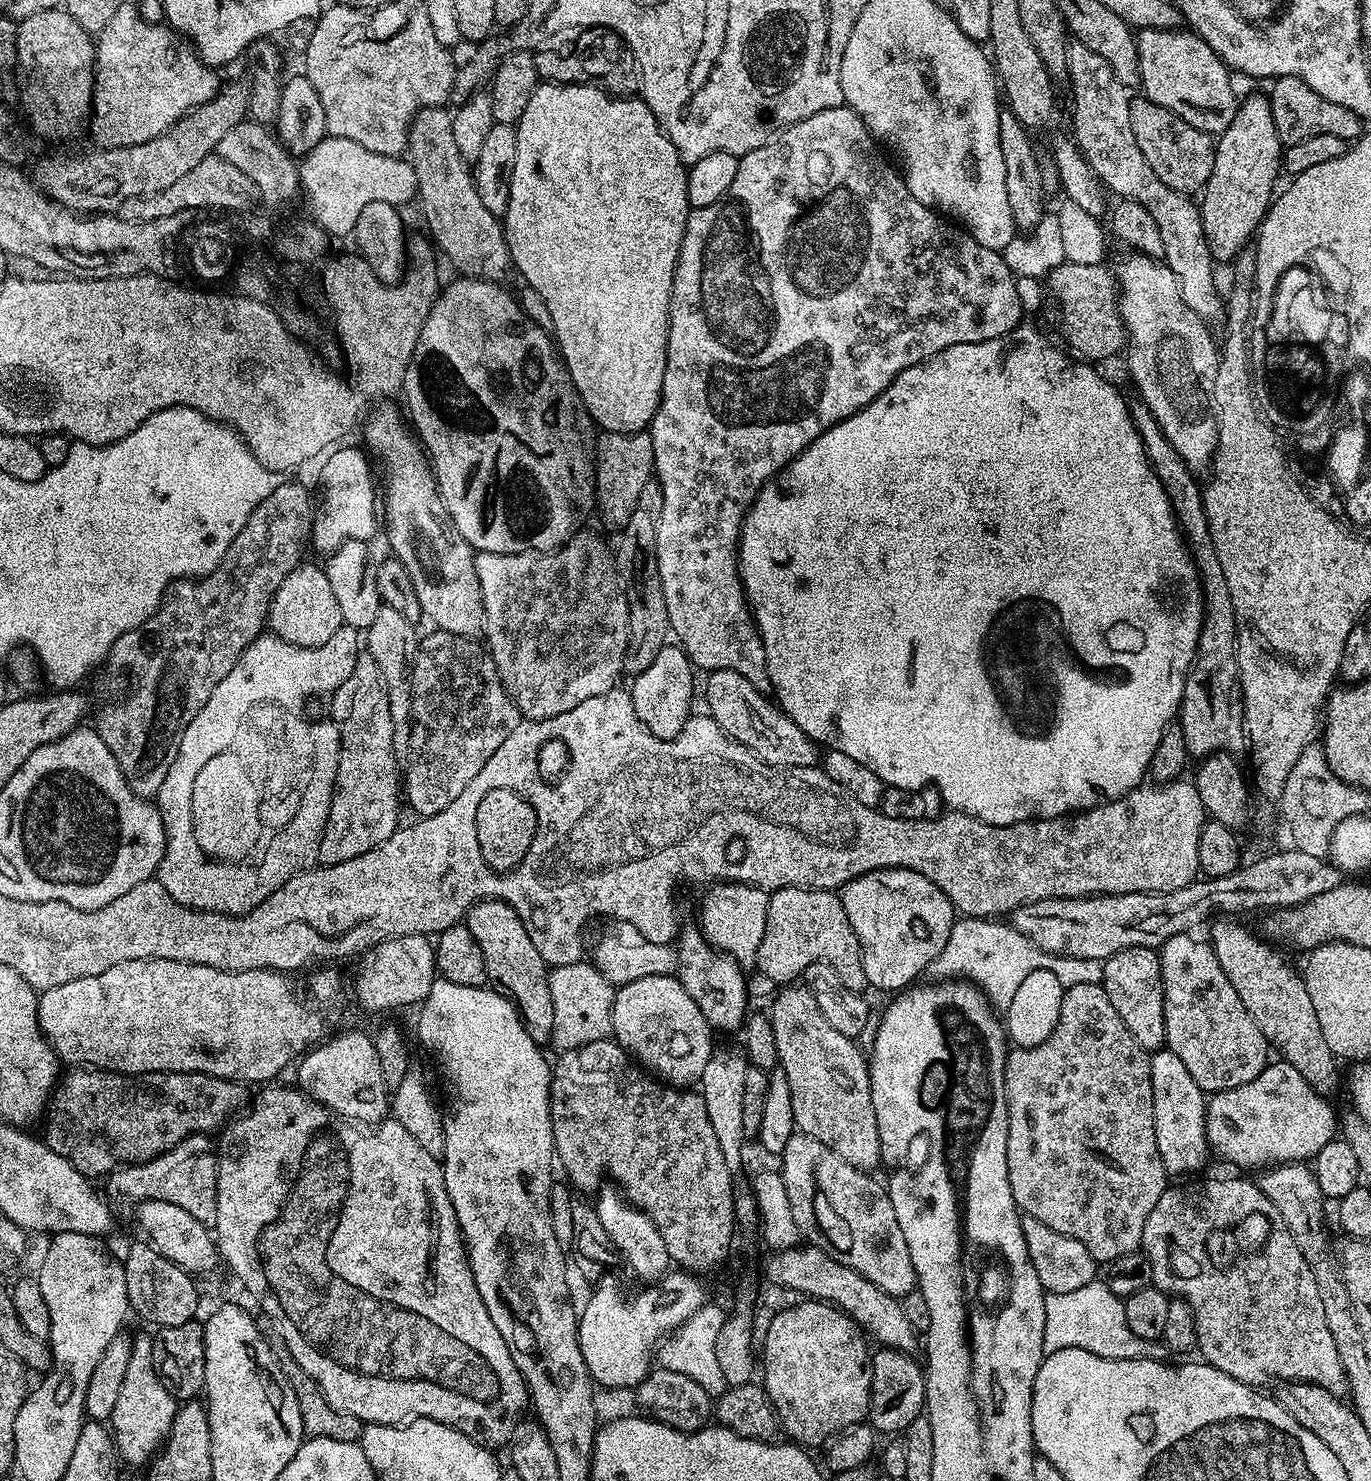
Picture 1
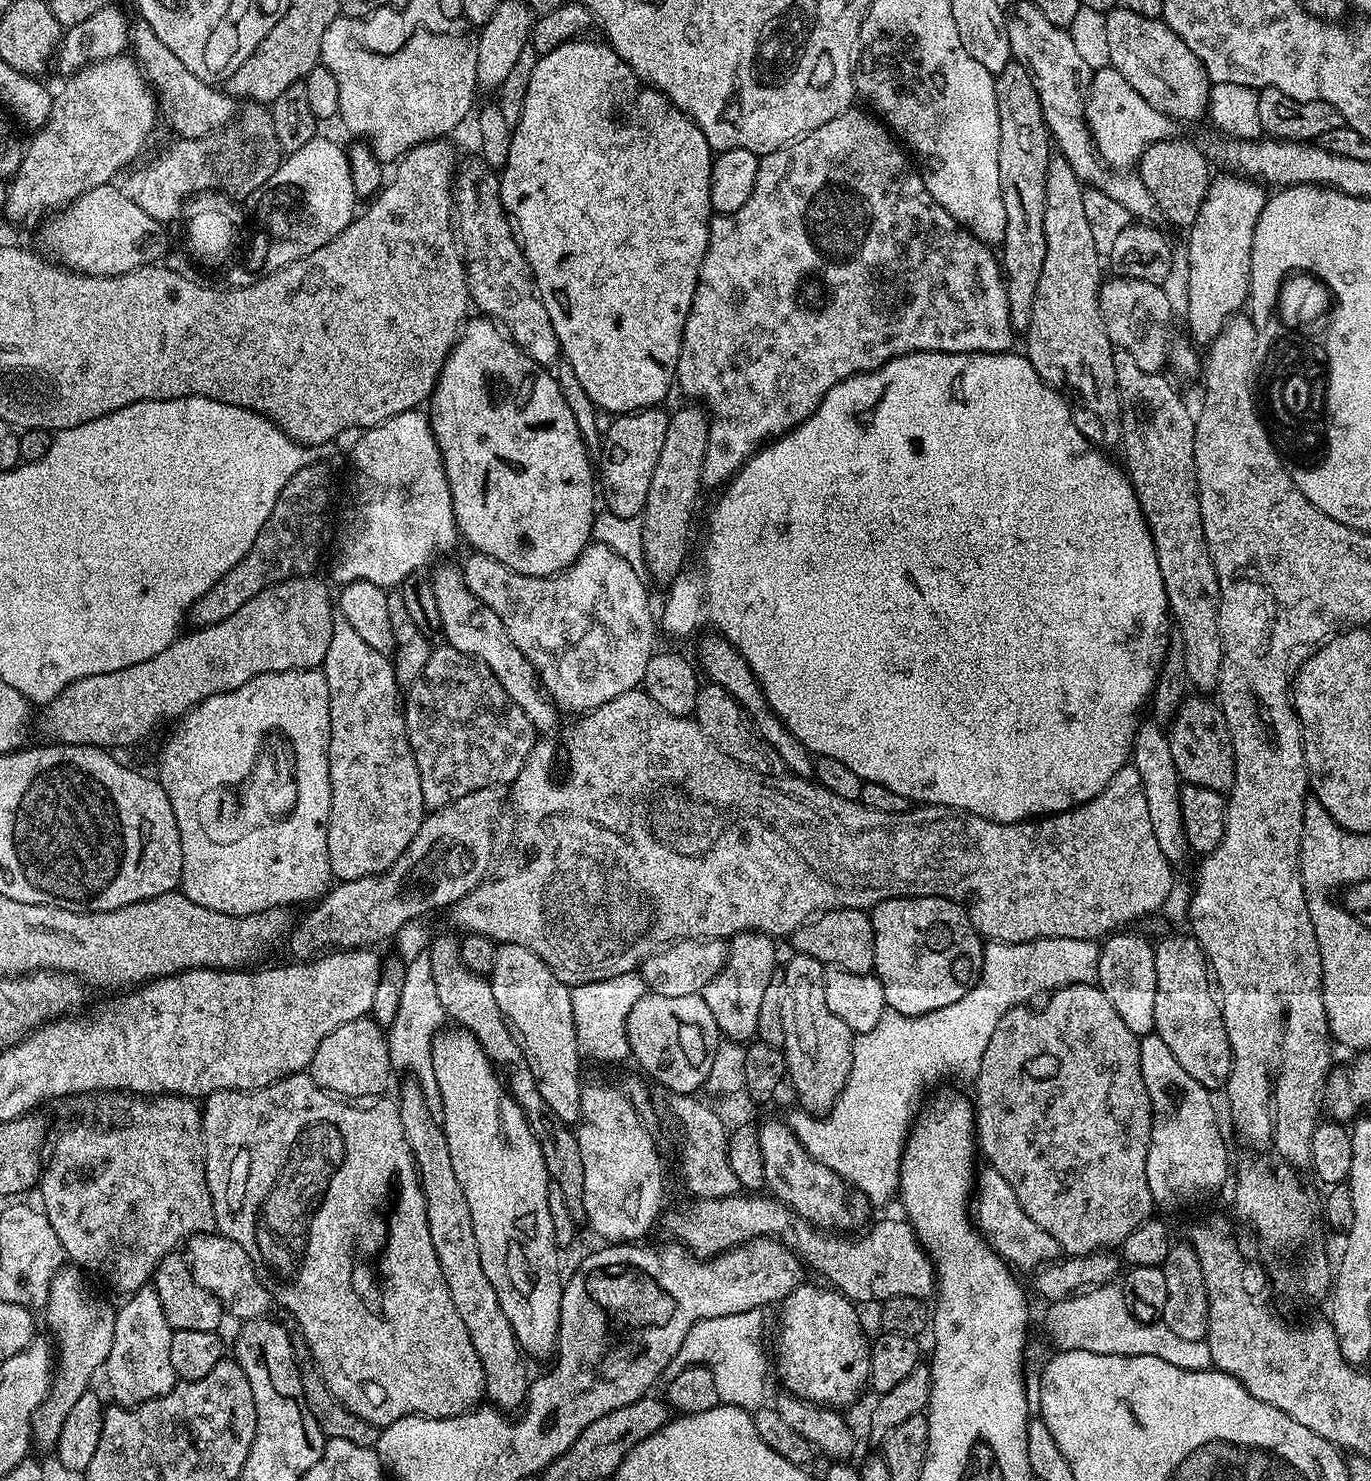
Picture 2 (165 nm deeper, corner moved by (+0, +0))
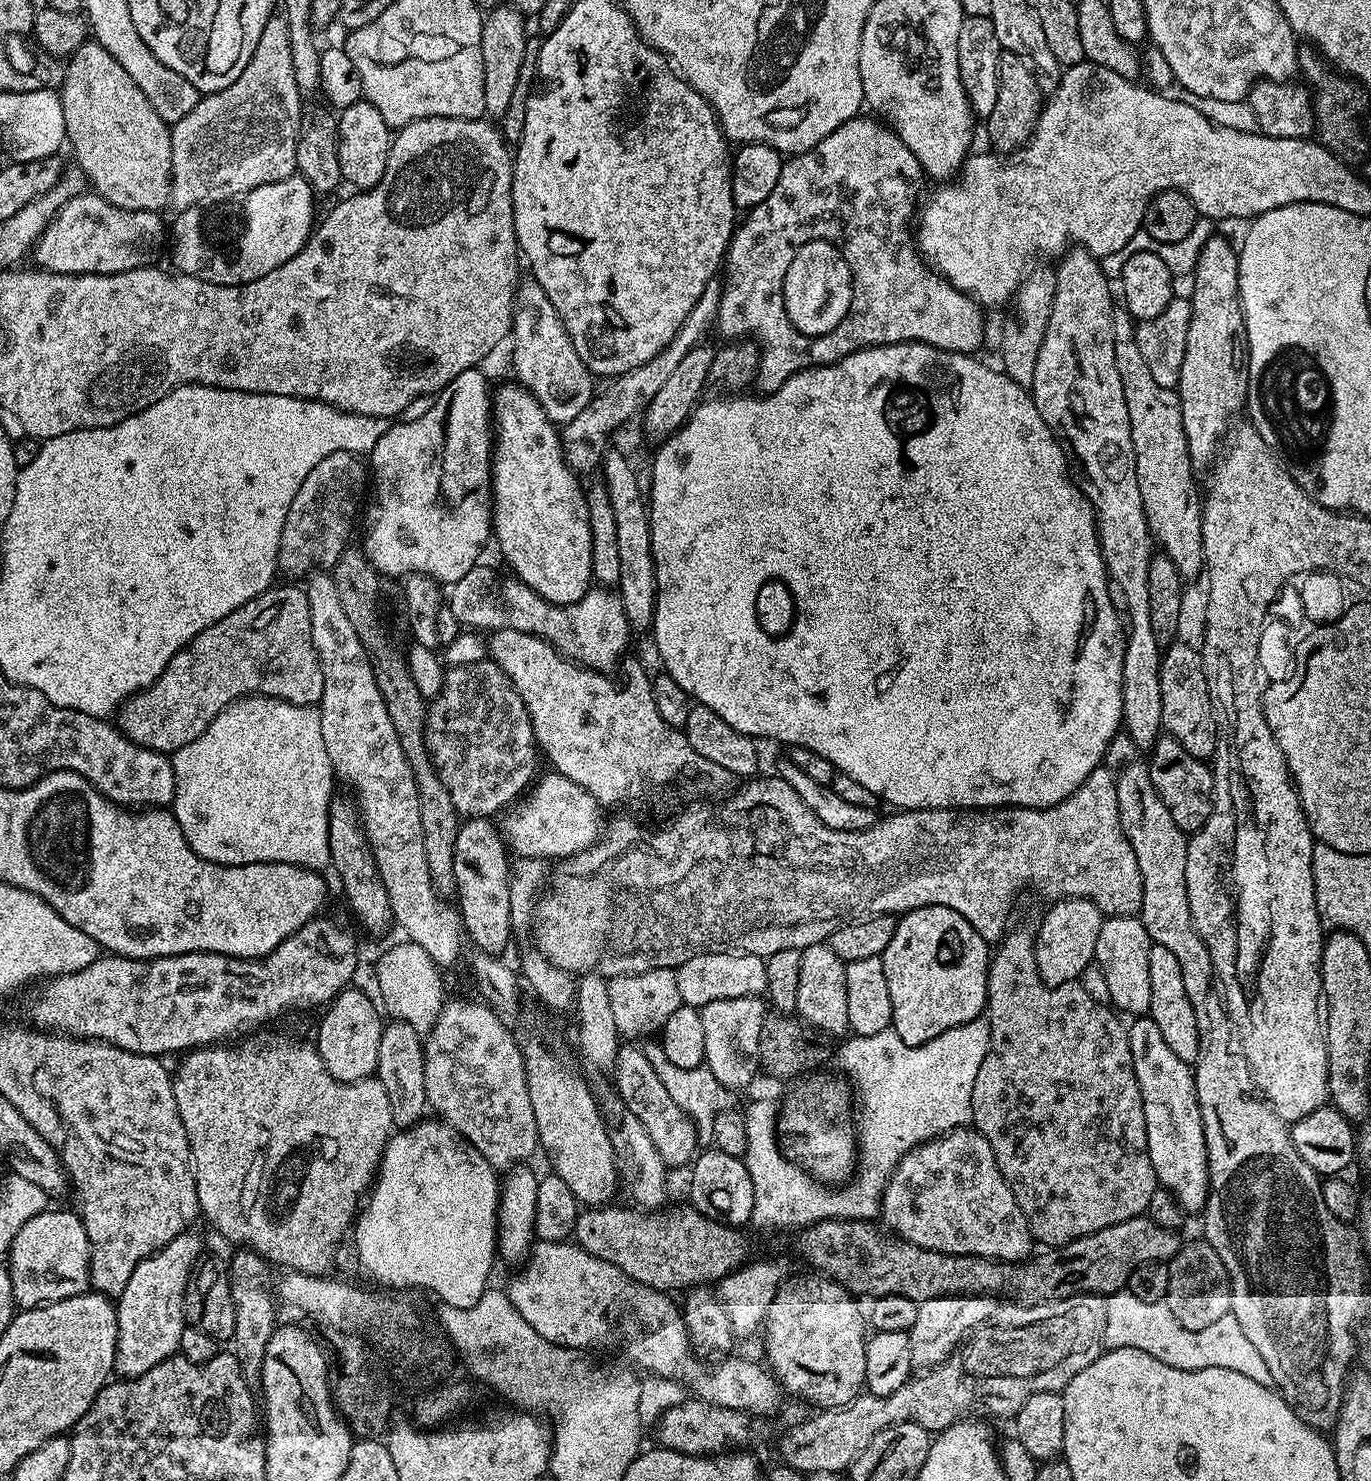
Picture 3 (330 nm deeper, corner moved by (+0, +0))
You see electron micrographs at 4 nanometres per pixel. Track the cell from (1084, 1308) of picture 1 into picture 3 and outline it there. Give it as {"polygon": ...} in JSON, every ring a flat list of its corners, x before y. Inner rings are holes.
{"polygon":[[1127,1290,1113,1292,1107,1297,1106,1330,1104,1343,1109,1349,1133,1348,1142,1350,1158,1362,1166,1362,1166,1366,1174,1366,1178,1370,1206,1370,1221,1368,1222,1370,1238,1370,1238,1374,1246,1374,1246,1378,1254,1378,1264,1389,1273,1387,1272,1375,1266,1367,1262,1354,1254,1350,1250,1338,1238,1326,1238,1318,1231,1314,1218,1318,1206,1330,1186,1330,1178,1318,1170,1310,1164,1300,1158,1302,1142,1302,1142,1298,1134,1298]]}

